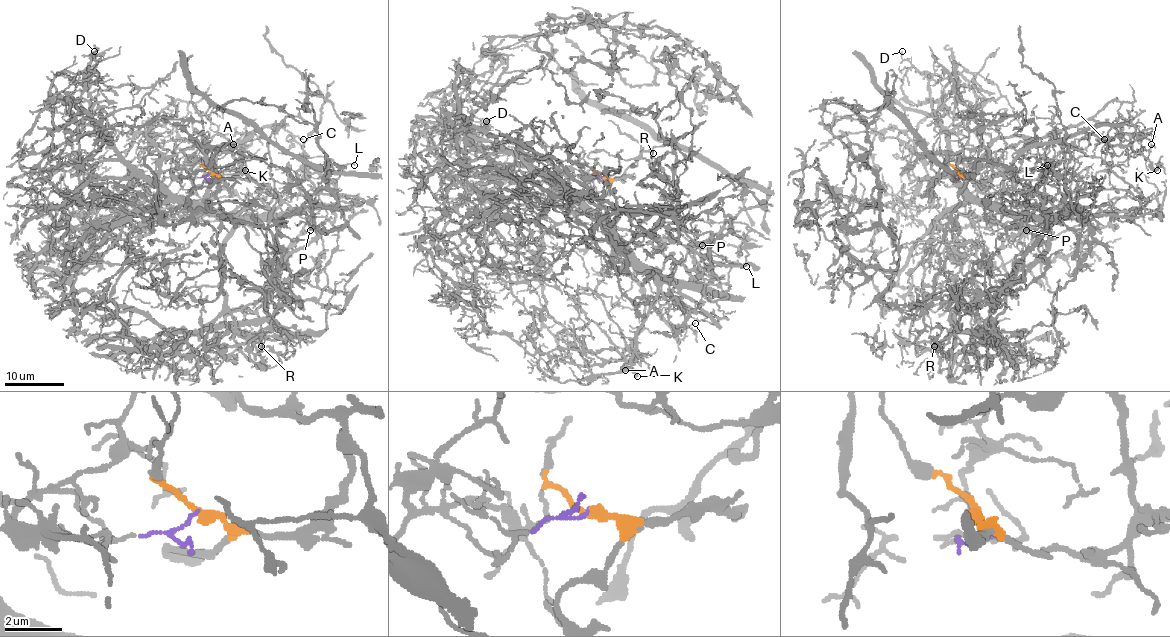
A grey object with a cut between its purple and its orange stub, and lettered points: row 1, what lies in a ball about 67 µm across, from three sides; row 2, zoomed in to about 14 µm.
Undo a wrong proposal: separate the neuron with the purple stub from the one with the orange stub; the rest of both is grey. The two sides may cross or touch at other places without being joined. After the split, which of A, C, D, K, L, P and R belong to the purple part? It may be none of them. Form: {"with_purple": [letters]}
{"with_purple": ["A", "C", "D", "K"]}

